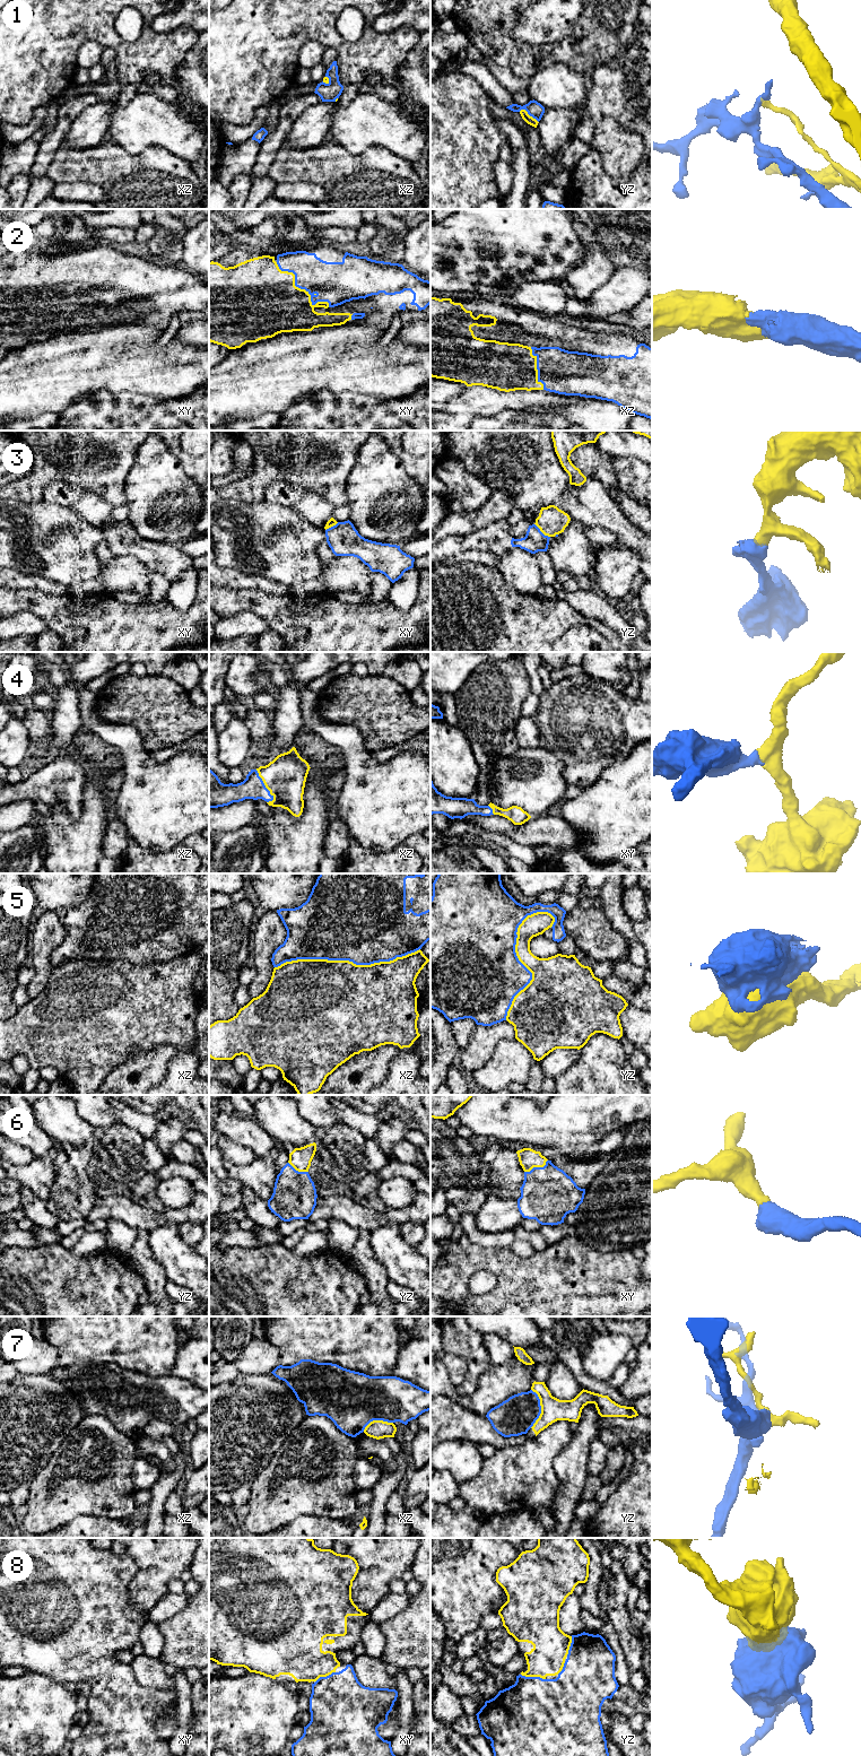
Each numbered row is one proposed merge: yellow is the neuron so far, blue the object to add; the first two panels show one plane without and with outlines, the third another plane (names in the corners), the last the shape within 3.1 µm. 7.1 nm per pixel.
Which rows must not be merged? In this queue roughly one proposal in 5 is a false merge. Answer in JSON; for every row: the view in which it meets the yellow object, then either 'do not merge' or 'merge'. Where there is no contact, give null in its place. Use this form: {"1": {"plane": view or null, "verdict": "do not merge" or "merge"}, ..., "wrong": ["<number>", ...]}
{"1": {"plane": "yz", "verdict": "do not merge"}, "2": {"plane": "xy", "verdict": "merge"}, "3": {"plane": "yz", "verdict": "merge"}, "4": {"plane": "xz", "verdict": "merge"}, "5": {"plane": "xz", "verdict": "do not merge"}, "6": {"plane": "xy", "verdict": "merge"}, "7": {"plane": "yz", "verdict": "do not merge"}, "8": {"plane": "yz", "verdict": "merge"}, "wrong": ["1", "5", "7"]}

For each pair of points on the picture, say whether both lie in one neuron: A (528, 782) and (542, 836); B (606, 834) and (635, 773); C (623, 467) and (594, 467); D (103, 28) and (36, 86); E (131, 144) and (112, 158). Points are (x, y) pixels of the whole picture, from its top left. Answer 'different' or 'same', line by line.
A: different
B: same
C: different
D: same
E: different

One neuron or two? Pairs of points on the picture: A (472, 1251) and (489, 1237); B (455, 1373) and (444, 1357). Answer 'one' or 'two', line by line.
A: two
B: one

